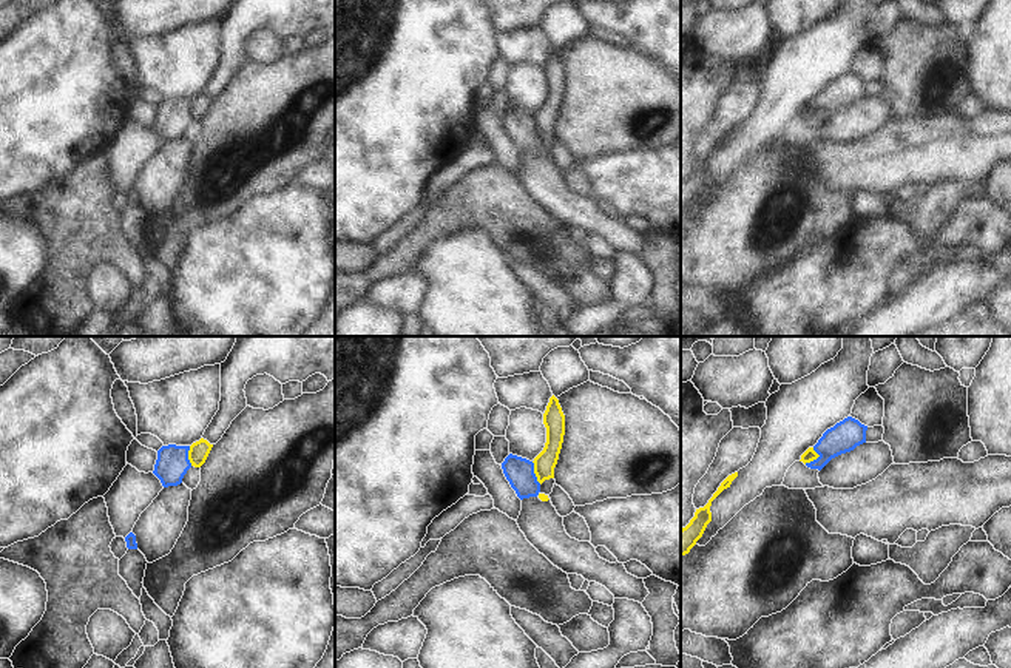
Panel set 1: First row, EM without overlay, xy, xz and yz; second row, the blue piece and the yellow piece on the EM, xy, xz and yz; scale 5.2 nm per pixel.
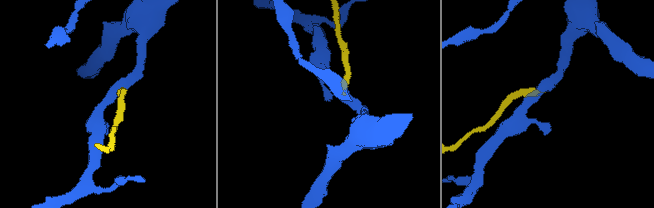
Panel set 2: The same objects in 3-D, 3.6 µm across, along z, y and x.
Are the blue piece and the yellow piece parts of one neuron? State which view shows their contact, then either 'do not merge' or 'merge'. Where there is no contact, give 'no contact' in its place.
meets blue in xz; do not merge

